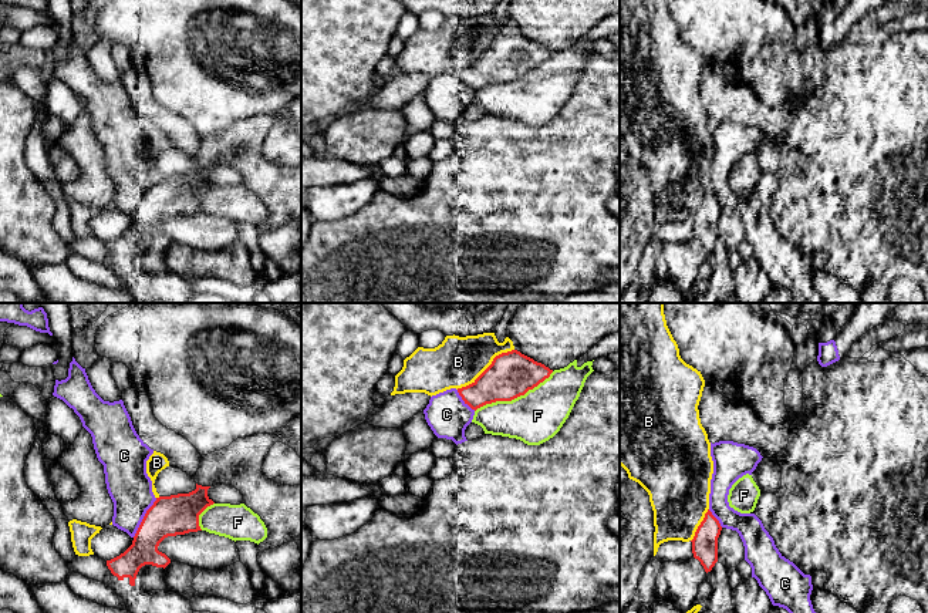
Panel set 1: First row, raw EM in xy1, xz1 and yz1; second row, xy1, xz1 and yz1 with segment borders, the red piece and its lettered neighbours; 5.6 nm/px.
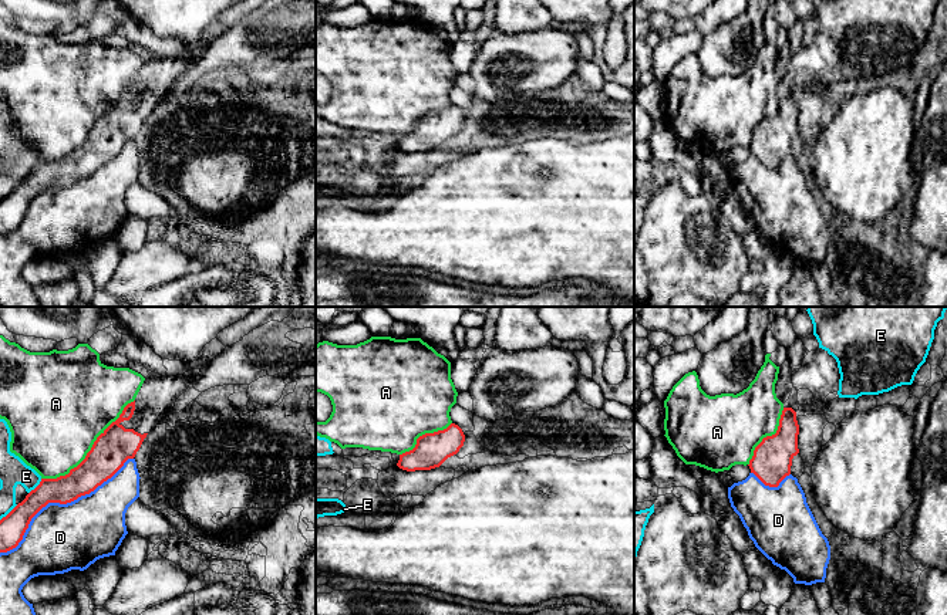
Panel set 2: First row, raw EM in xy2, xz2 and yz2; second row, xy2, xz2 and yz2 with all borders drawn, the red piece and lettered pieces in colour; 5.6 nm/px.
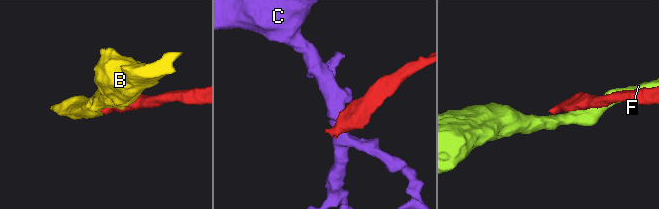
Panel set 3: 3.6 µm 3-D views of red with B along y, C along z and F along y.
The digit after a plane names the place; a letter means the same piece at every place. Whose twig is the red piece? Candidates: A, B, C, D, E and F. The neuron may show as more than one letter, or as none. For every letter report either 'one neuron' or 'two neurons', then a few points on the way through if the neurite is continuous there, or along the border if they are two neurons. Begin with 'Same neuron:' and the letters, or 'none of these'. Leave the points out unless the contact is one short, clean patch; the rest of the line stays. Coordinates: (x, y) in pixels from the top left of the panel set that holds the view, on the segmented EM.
Same neuron: none of these
A: two neurons
B: two neurons
C: two neurons
D: two neurons
E: two neurons
F: two neurons

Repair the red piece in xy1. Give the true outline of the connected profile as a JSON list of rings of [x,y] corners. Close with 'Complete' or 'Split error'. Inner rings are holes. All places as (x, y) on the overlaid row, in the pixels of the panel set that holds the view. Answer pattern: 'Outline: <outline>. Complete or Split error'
Outline: [[[196,484],[196,489],[189,494],[159,496],[146,511],[132,545],[119,556],[107,560],[111,570],[108,586],[124,599],[125,610],[131,613],[193,613],[190,600],[172,592],[163,580],[163,569],[171,559],[158,550],[159,543],[168,536],[185,535],[202,531],[199,515],[215,502],[207,496],[210,486]]]. Split error

